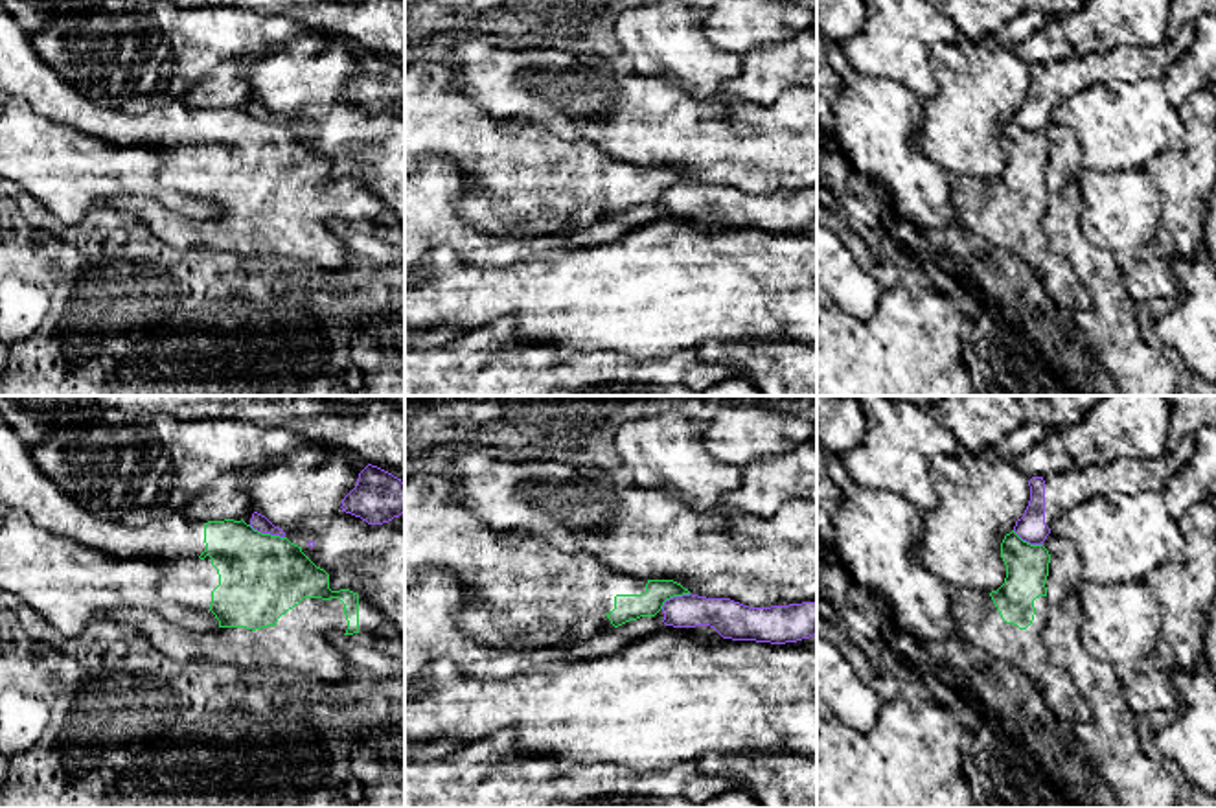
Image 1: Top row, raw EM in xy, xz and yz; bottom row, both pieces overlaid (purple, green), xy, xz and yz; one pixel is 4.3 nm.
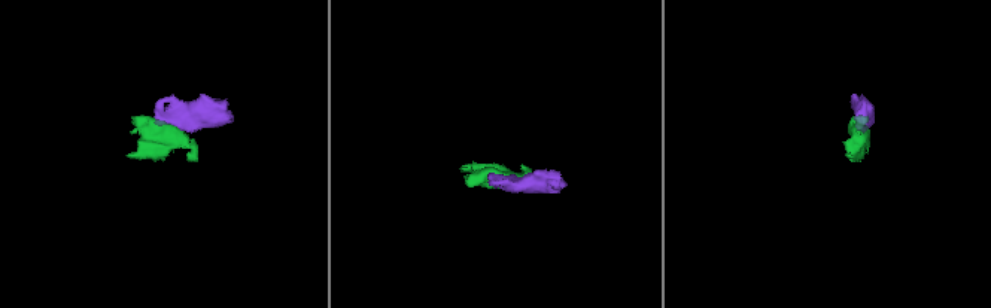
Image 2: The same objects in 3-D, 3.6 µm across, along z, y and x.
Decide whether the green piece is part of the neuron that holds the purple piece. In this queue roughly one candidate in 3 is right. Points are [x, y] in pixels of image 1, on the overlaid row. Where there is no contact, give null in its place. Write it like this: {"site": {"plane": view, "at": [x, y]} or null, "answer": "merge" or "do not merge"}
{"site": {"plane": "xy", "at": [267, 532]}, "answer": "do not merge"}

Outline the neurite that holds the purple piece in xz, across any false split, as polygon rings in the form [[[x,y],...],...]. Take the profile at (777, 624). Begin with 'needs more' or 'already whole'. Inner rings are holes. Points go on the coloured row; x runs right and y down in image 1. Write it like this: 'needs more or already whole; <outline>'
needs more; [[[690,593],[666,600],[655,617],[660,629],[710,626],[732,641],[786,644],[817,635],[817,602],[749,607]]]

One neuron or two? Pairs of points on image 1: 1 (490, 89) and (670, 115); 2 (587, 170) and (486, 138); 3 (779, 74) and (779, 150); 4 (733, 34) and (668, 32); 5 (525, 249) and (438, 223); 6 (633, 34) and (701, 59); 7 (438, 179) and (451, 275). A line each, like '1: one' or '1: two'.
1: one
2: one
3: two
4: two
5: one
6: one
7: two

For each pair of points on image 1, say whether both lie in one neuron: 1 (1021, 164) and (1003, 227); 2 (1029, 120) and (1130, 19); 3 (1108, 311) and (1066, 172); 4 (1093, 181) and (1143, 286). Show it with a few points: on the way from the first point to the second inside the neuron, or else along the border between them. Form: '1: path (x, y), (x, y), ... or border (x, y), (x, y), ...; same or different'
1: path (1021, 179), (1018, 199), (1009, 212); same
2: border (1139, 46), (1115, 46), (1075, 56); different
3: path (1101, 277), (1067, 240), (1066, 207); same
4: path (1115, 207), (1130, 236), (1132, 260); same

